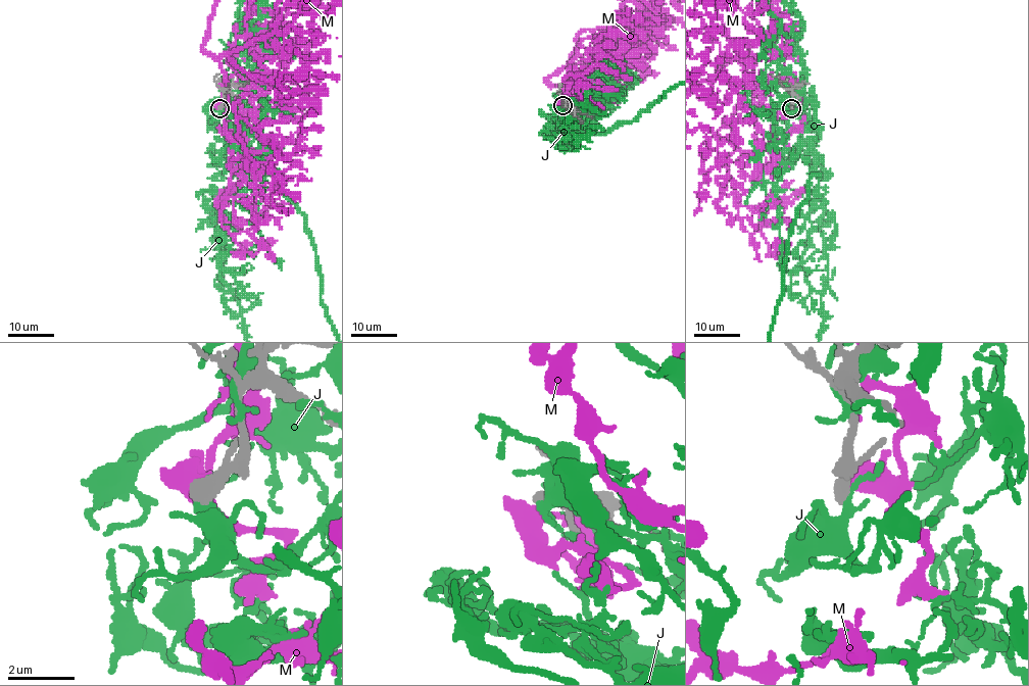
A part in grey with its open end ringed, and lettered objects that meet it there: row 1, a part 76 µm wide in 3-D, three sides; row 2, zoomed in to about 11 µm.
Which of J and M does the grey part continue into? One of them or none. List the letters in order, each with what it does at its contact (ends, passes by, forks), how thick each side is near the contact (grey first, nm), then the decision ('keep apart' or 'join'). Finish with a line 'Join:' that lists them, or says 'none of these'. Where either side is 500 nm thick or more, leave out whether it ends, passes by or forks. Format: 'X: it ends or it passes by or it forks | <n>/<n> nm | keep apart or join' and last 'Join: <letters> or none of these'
J: 500/260 nm | keep apart
M: 500/650 nm | keep apart
Join: none of these

